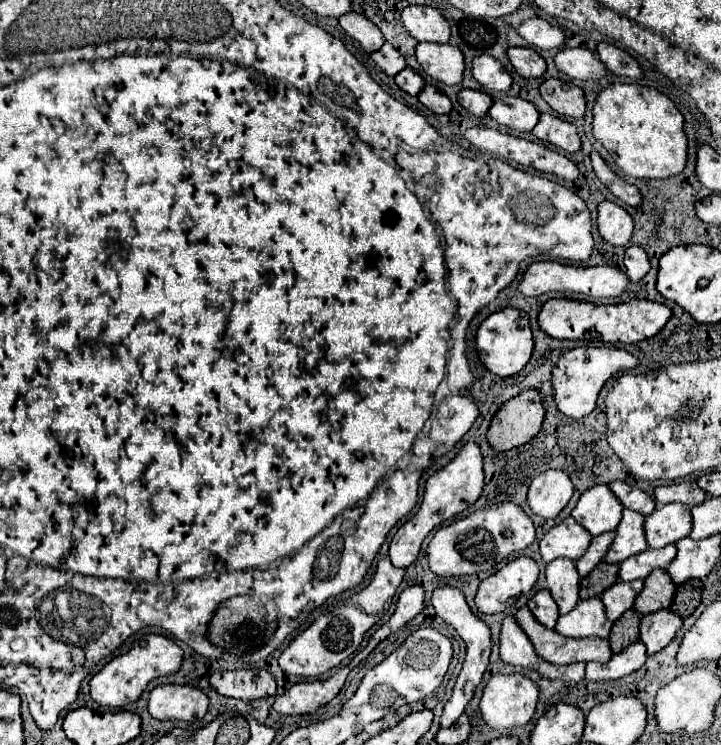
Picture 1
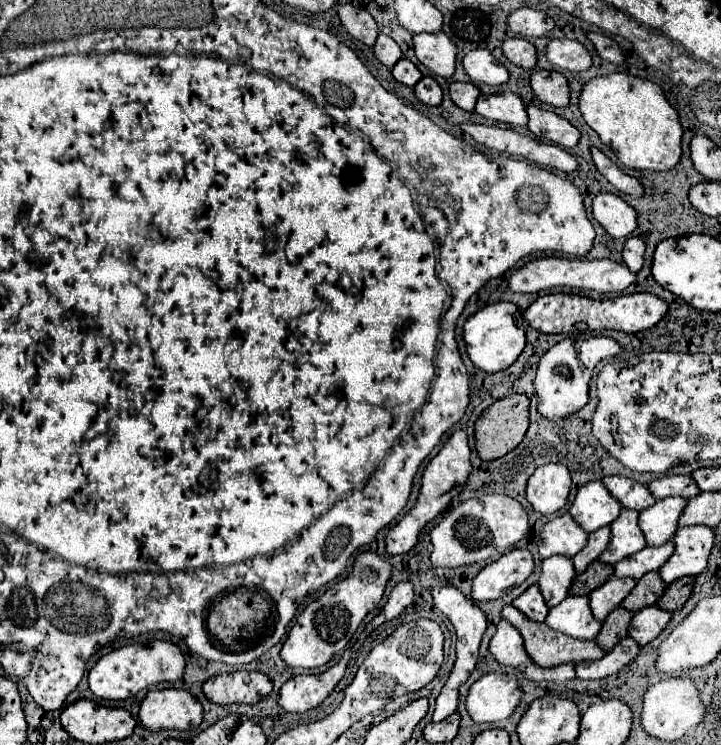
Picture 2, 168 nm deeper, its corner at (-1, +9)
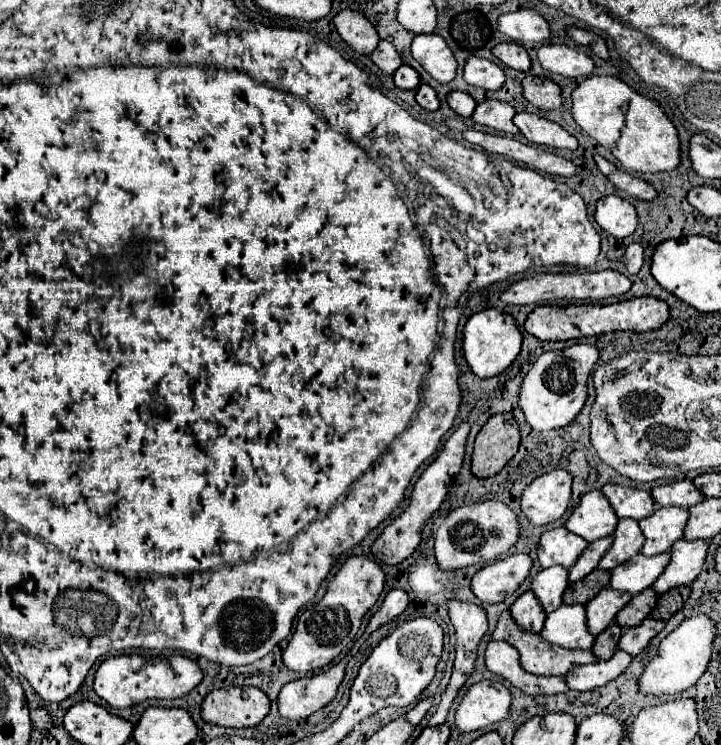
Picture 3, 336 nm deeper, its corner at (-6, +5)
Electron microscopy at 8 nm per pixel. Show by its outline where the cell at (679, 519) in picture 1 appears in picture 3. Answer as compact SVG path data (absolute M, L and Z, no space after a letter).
M658 507L650 517L640 521L640 529L646 537L642 547L644 555L660 555L672 547L684 535L688 511L682 507Z

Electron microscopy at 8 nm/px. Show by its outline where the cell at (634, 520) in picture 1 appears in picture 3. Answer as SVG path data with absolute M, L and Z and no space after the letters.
M620 519L618 527L614 531L614 543L606 551L606 555L600 561L600 569L614 569L620 563L626 563L634 555L638 555L644 547L644 533L640 531L638 521L634 519Z

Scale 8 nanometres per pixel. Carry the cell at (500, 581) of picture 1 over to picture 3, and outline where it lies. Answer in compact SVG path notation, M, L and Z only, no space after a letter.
M524 553L510 555L502 561L486 565L472 577L472 593L482 603L502 603L530 575L532 559Z

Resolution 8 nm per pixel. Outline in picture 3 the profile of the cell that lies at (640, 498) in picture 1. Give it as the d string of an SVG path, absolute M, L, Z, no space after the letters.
M604 485L602 493L608 497L618 517L630 517L640 521L654 513L654 499L648 491L622 485Z

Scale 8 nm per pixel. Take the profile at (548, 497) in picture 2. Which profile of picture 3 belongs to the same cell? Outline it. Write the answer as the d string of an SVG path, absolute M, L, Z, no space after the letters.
M564 469L534 479L522 493L522 511L534 525L548 525L560 519L572 495L572 475Z

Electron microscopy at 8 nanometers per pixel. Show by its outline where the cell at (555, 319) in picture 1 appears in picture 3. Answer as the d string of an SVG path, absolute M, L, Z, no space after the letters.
M636 297L632 301L620 301L612 305L570 305L570 307L556 307L556 305L544 305L536 307L526 323L524 329L542 339L542 341L566 341L566 339L578 339L578 337L590 337L590 335L602 335L610 331L652 331L666 323L670 317L668 305L654 297Z

